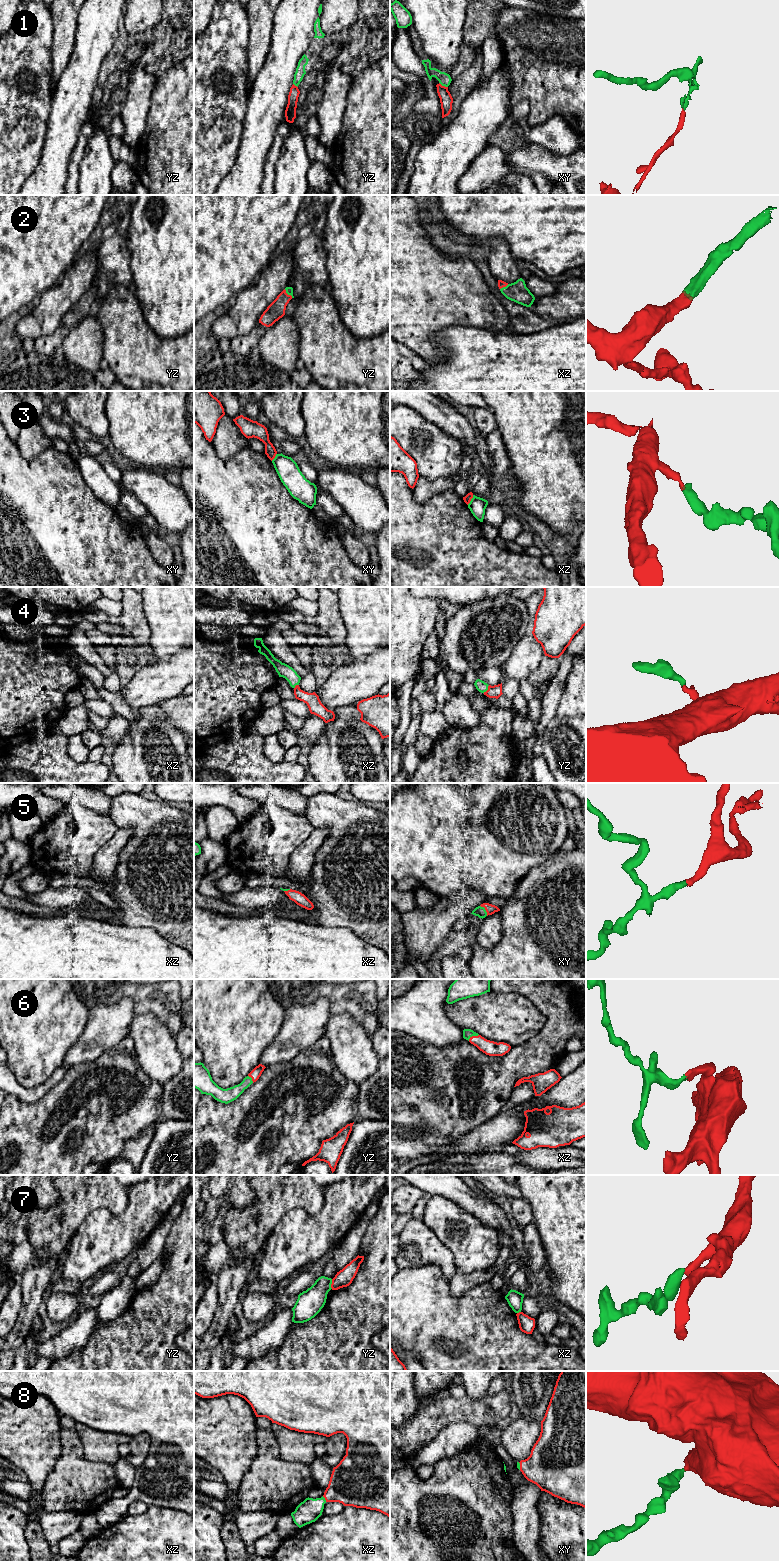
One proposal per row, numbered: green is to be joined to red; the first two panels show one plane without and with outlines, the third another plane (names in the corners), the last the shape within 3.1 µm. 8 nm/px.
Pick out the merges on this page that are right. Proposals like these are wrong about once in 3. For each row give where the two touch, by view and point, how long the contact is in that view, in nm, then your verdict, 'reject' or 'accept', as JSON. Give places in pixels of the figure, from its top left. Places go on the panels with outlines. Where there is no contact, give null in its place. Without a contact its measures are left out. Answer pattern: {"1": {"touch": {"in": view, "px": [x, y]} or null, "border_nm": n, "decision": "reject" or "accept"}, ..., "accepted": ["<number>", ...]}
{"1": {"touch": {"in": "xy", "px": [443, 86]}, "border_nm": 80, "decision": "reject"}, "2": {"touch": {"in": "yz", "px": [287, 294]}, "border_nm": 100, "decision": "accept"}, "3": {"touch": {"in": "xz", "px": [470, 500]}, "border_nm": 90, "decision": "reject"}, "4": {"touch": {"in": "yz", "px": [488, 689]}, "border_nm": 80, "decision": "accept"}, "5": {"touch": {"in": "xy", "px": [485, 909]}, "border_nm": 110, "decision": "accept"}, "6": {"touch": {"in": "xz", "px": [473, 1036]}, "border_nm": 100, "decision": "accept"}, "7": {"touch": {"in": "yz", "px": [331, 1284]}, "border_nm": 80, "decision": "reject"}, "8": {"touch": {"in": "xz", "px": [325, 1499]}, "border_nm": 60, "decision": "accept"}, "accepted": ["2", "4", "5", "6", "8"]}

